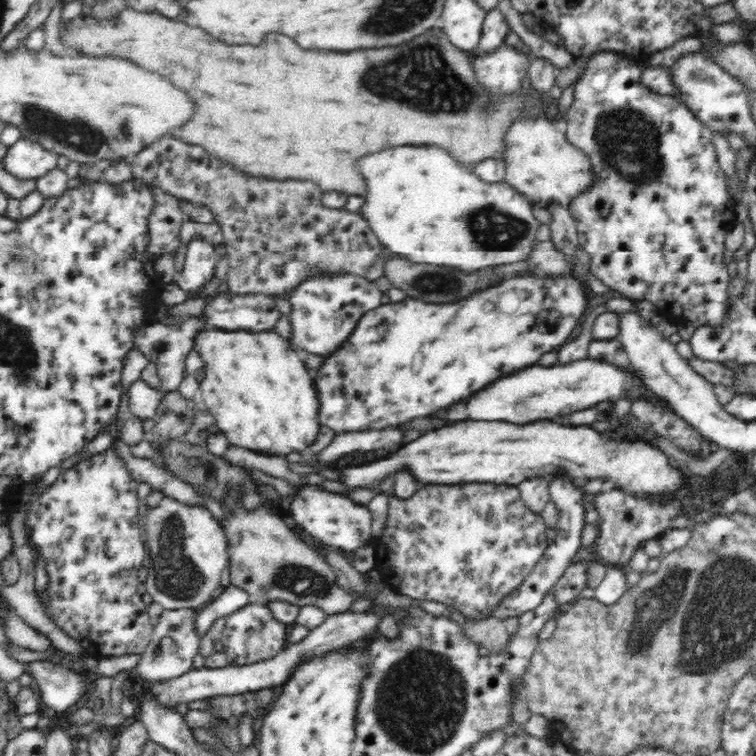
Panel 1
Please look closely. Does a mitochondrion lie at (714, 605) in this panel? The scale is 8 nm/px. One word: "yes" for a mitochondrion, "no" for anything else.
yes

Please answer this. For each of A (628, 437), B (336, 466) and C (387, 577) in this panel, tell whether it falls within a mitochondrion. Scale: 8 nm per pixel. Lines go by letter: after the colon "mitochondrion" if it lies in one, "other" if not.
A: other
B: other
C: other

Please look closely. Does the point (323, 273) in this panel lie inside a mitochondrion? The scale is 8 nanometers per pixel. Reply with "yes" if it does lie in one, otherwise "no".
no

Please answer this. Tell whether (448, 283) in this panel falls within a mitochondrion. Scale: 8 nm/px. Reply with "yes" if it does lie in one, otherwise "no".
yes

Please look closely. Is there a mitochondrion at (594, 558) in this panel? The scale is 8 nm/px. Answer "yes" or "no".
no

